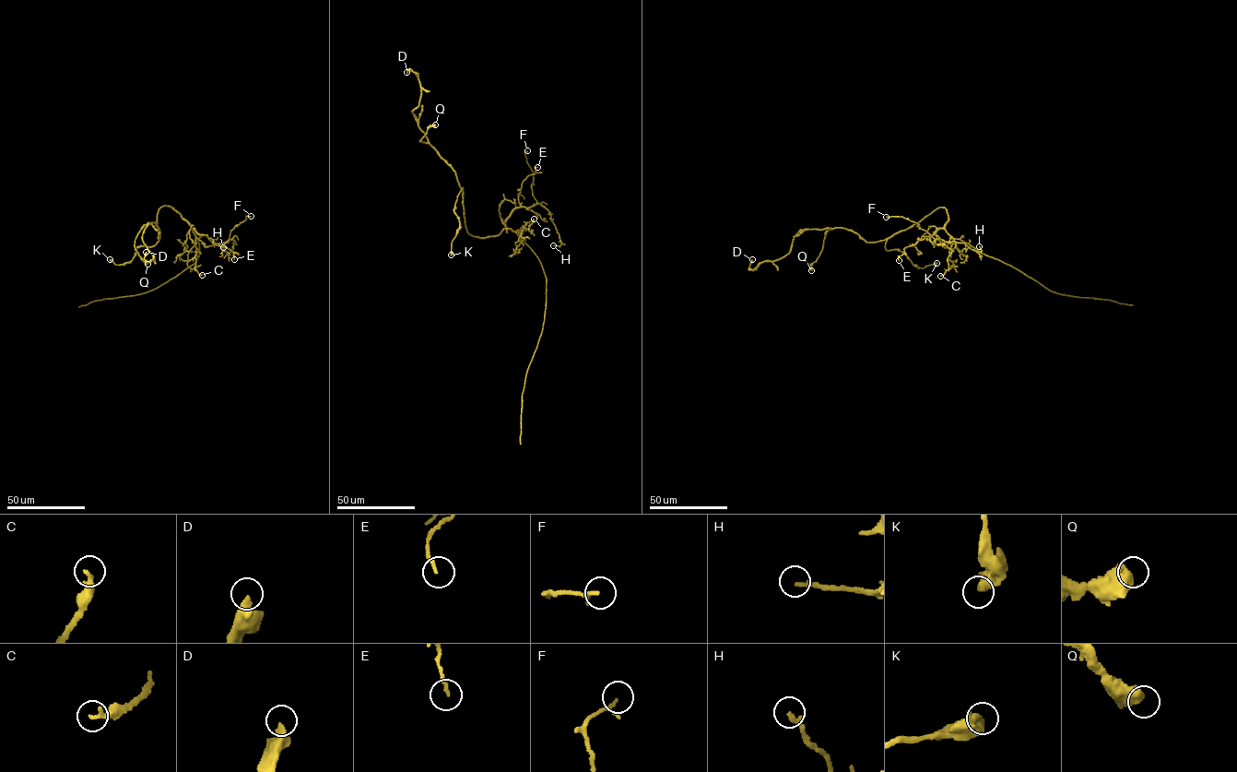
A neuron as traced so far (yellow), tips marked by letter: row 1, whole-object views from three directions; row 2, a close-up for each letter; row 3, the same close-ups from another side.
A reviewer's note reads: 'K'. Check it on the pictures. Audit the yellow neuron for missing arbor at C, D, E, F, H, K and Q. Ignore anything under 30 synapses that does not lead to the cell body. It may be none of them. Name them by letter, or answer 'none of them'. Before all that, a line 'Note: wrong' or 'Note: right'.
Note: wrong
none of them

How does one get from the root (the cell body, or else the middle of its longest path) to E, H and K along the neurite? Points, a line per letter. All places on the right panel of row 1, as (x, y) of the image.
E: (948, 219), (929, 240), (920, 239), (905, 247), (899, 260)
H: (948, 219), (930, 235), (931, 242), (960, 243), (981, 252), (979, 246)
K: (948, 219), (945, 208), (938, 207), (895, 233), (885, 245), (887, 250), (899, 249), (920, 267), (936, 263)

